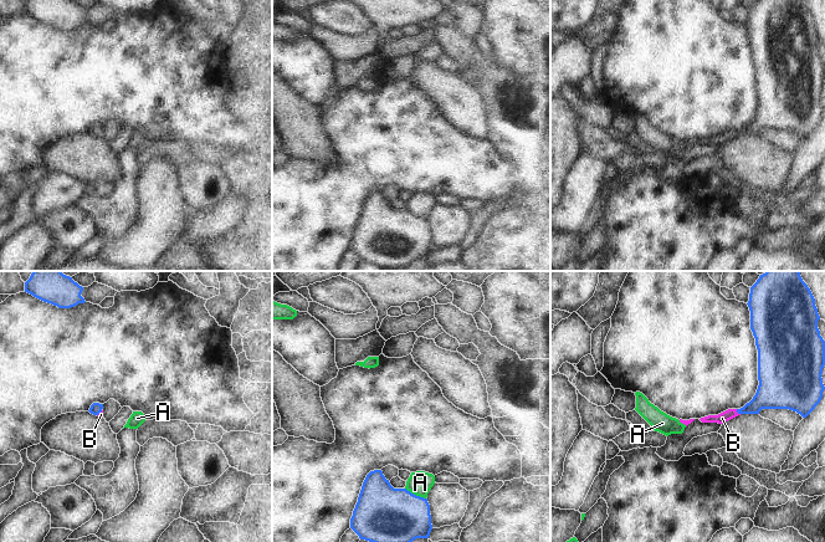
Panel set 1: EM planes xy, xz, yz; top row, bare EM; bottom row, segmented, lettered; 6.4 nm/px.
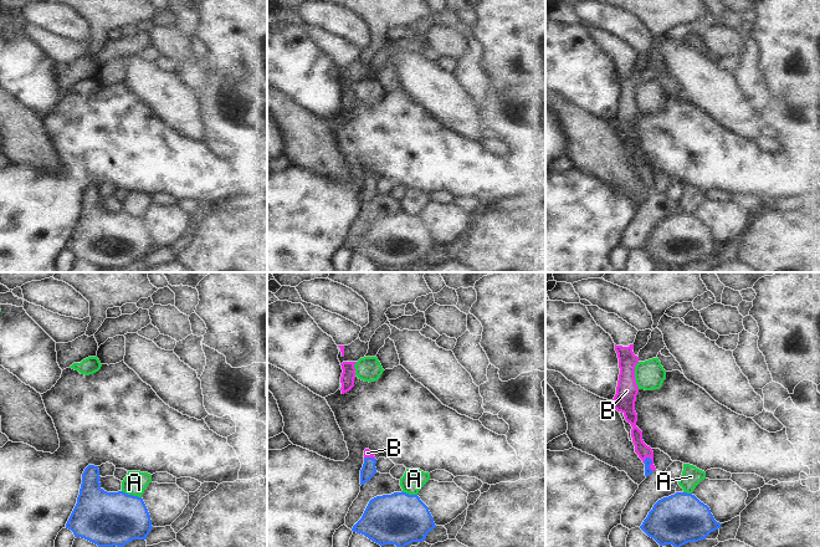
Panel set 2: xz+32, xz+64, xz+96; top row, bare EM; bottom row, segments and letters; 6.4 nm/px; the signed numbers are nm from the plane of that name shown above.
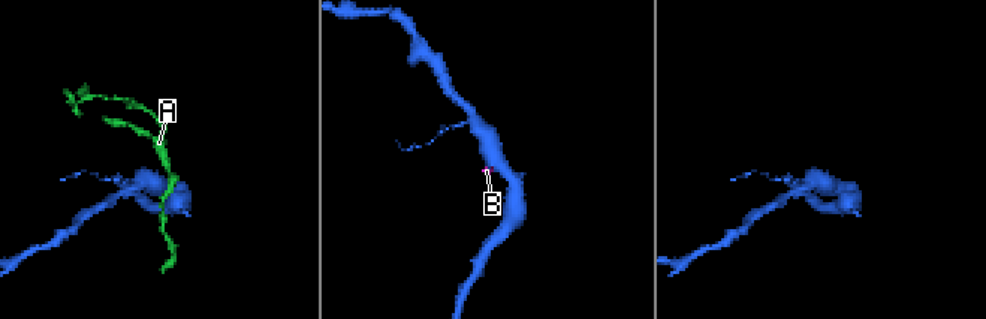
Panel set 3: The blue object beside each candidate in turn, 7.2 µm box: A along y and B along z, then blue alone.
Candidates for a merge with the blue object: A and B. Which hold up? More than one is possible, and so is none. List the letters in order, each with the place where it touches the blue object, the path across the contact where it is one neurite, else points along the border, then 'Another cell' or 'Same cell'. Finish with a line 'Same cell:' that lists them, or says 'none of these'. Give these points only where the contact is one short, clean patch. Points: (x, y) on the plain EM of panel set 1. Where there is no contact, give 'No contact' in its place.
A: Touches blue at xz (415, 216). Another cell
B: Touches blue at yz (737, 133). Path across: yz (770, 116), (753, 128), (737, 133), (722, 139). Same cell
Same cell: B.

